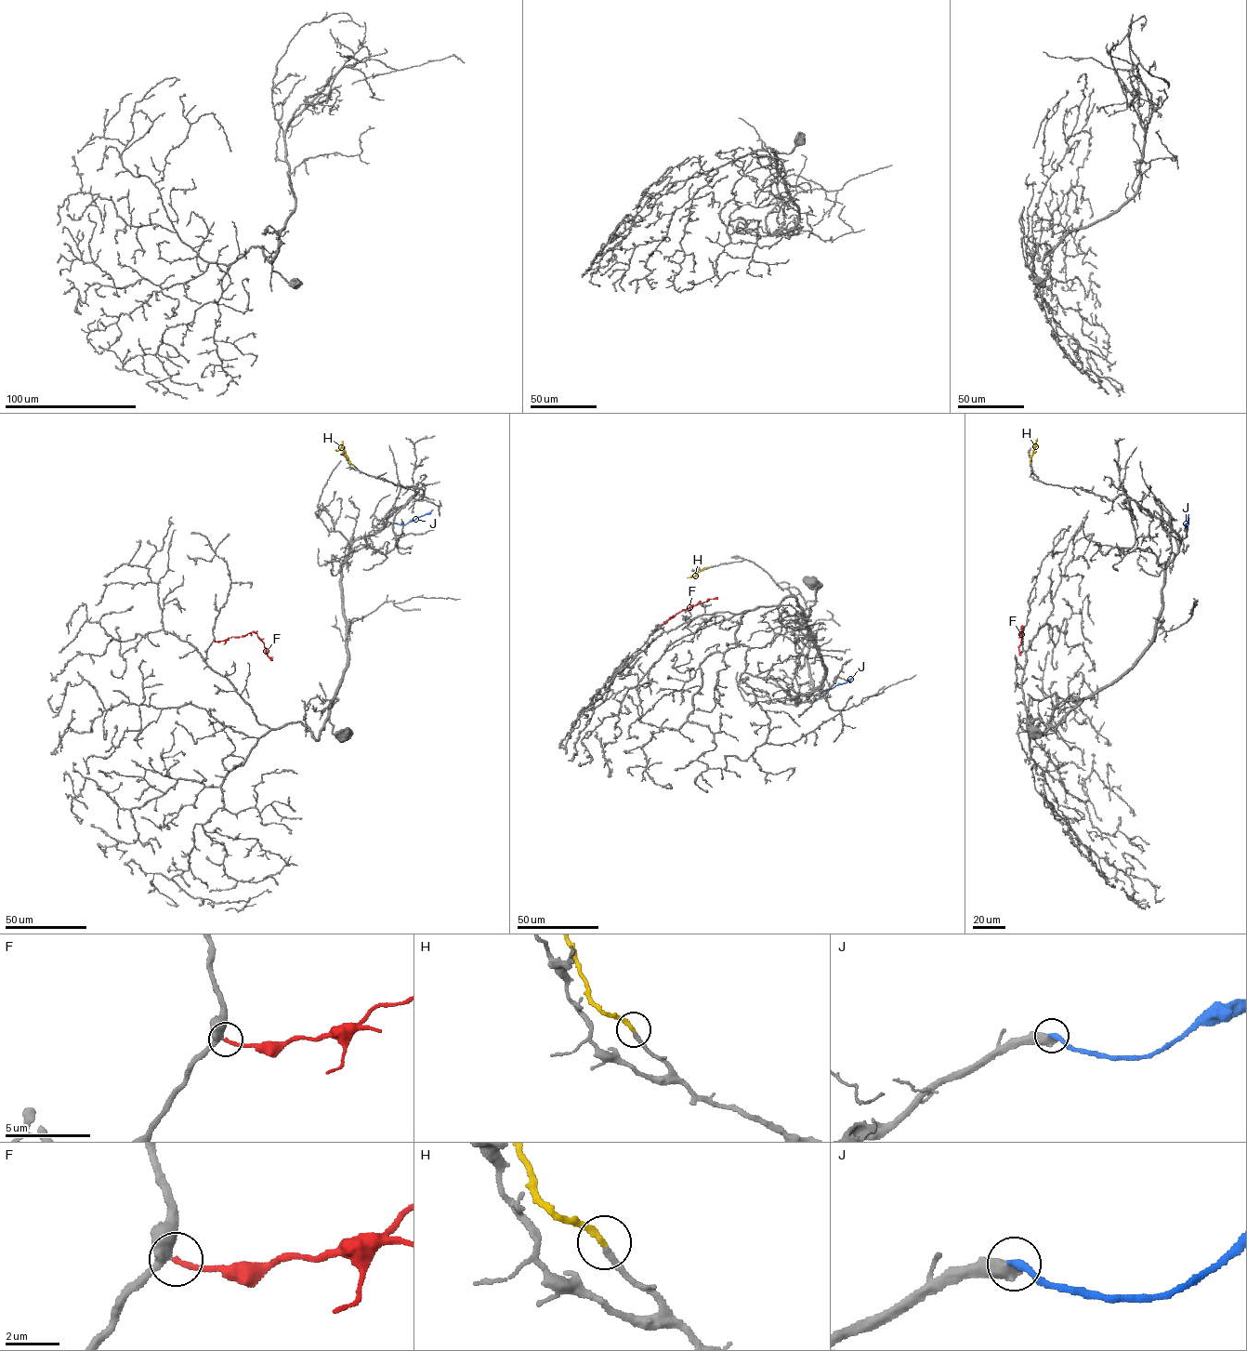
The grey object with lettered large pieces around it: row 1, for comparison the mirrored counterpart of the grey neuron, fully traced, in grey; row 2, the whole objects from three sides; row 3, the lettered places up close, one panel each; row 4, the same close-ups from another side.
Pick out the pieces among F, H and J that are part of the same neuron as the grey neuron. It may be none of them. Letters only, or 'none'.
F, H

